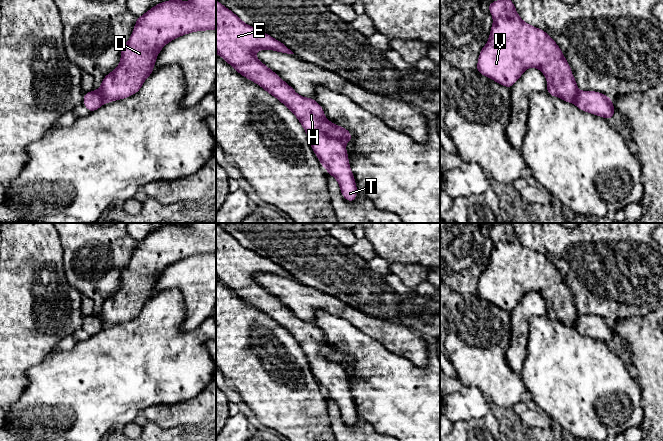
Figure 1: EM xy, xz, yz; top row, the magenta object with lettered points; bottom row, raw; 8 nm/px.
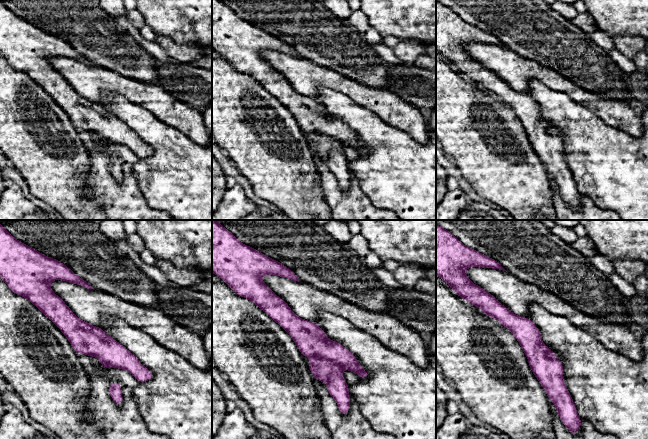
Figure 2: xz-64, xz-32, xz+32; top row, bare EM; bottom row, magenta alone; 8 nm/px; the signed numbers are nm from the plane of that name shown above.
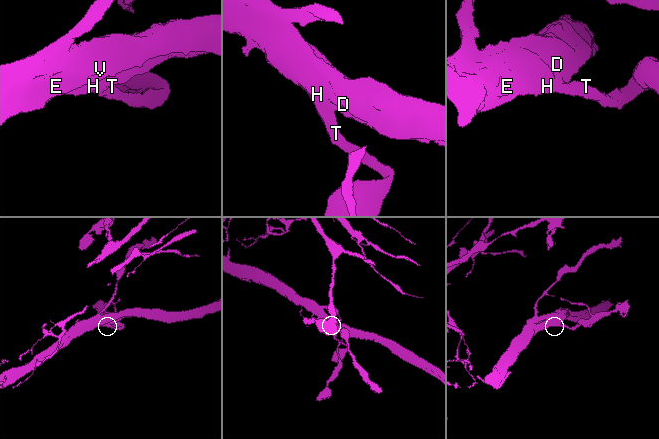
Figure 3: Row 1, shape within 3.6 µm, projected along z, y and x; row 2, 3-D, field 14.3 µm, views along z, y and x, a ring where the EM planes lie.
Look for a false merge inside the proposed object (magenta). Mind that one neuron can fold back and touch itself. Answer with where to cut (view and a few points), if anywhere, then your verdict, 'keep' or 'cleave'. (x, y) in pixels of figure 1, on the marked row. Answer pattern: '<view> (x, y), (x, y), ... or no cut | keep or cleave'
no cut | keep

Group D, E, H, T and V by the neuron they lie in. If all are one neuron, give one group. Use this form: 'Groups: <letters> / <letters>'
Groups: D E H T V

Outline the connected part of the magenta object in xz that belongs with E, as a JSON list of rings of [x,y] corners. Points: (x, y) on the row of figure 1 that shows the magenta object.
[[[216,0],[216,53],[228,64],[232,65],[238,73],[257,83],[291,110],[309,136],[311,147],[321,165],[327,169],[328,174],[338,181],[343,197],[347,201],[353,202],[357,195],[357,186],[349,165],[345,146],[347,142],[352,140],[351,133],[326,119],[322,106],[314,98],[305,98],[298,95],[281,77],[260,62],[256,58],[257,50],[274,50],[294,54],[282,42],[244,23],[231,10]]]

